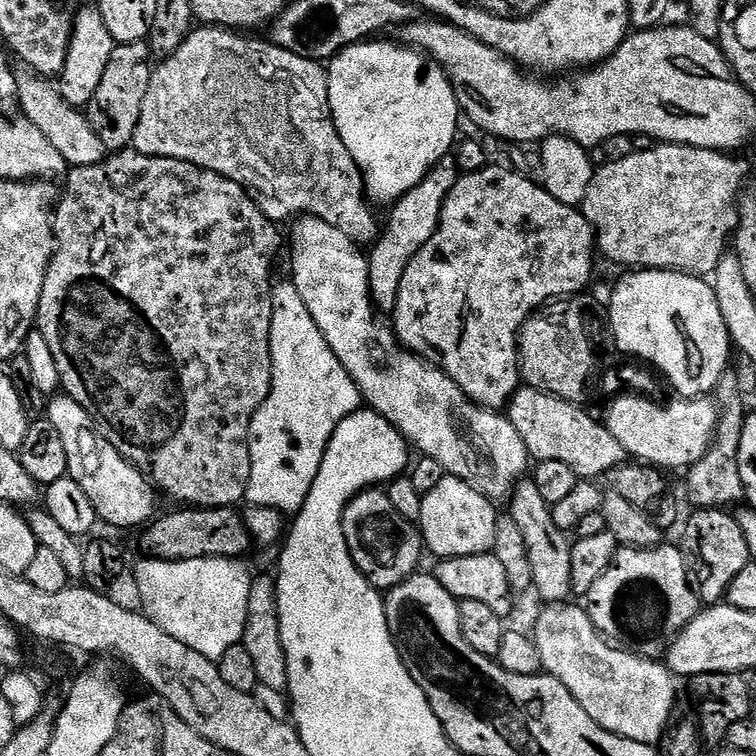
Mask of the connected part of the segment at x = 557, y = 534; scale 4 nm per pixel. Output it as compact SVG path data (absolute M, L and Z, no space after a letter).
M525 478L516 485L510 497L511 504L510 519L518 522L518 530L522 530L522 538L526 538L526 552L530 554L530 566L534 569L534 592L548 604L565 603L572 596L570 554L573 541L569 533L562 531L558 522L554 522L552 505L544 501L531 478Z

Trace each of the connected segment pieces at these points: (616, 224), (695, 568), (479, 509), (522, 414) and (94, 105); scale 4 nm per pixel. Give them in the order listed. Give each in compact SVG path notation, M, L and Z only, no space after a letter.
M657 143L656 148L646 153L629 151L628 156L621 160L612 160L595 169L592 173L592 181L584 195L582 211L584 217L590 222L592 231L596 234L596 247L602 253L605 252L616 264L625 264L628 270L643 270L645 268L662 268L665 272L685 272L687 276L699 276L708 278L713 275L718 262L729 251L730 241L733 239L738 223L736 205L740 199L742 189L745 187L744 168L732 154L706 150L705 148L692 148L689 144L662 144Z
M697 507L692 517L684 524L684 544L682 551L688 562L688 579L700 597L701 605L711 606L721 603L727 597L730 584L746 570L750 562L750 549L746 546L746 534L738 526L735 515L723 507Z
M444 475L442 482L434 486L422 496L422 510L418 527L422 537L422 544L436 555L436 558L445 556L469 556L492 552L496 537L497 505L484 496L474 486L456 476Z
M522 386L509 401L508 417L535 461L563 462L579 479L596 480L625 463L628 455L618 438L610 434L607 425L598 424L580 407L573 401Z
M147 43L117 44L114 54L110 54L110 62L106 62L102 82L98 85L94 98L90 98L86 109L94 134L102 138L102 146L109 153L121 152L131 145L134 130L138 130L138 117L142 115L146 90L150 90L153 71L154 57Z

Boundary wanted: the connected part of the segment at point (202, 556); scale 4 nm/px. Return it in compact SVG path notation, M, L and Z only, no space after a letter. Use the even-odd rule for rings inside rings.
M181 507L180 512L161 515L147 525L144 548L149 557L158 560L190 560L193 562L221 562L244 556L253 547L246 530L243 515L235 507L193 508ZM237 511L237 512L236 512ZM161 519L161 520L160 520Z

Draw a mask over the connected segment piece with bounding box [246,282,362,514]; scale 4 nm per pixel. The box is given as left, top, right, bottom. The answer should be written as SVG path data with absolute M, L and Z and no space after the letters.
M285 282L285 284L277 283L272 289L270 350L272 351L272 389L266 398L266 402L262 402L258 414L254 414L254 418L250 422L250 430L248 431L250 478L248 479L248 495L246 500L248 504L272 506L274 510L278 510L279 512L295 514L299 512L301 506L306 502L306 498L310 494L310 486L314 486L314 478L318 478L318 470L322 466L322 458L326 454L326 446L330 442L330 438L334 434L338 422L342 422L342 418L346 418L350 413L355 412L357 408L361 407L362 397L358 386L350 378L350 374L342 366L342 362L338 362L334 350L330 350L330 342L326 342L326 338L322 338L322 330L318 330L314 318L310 318L310 310L306 310L306 302L302 302L302 294L298 294L296 285L291 282Z

